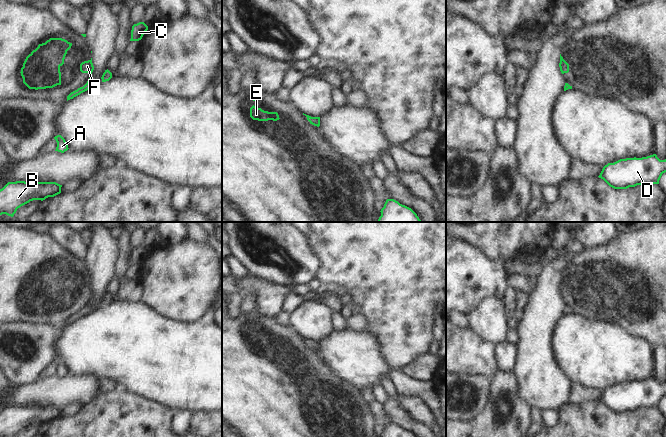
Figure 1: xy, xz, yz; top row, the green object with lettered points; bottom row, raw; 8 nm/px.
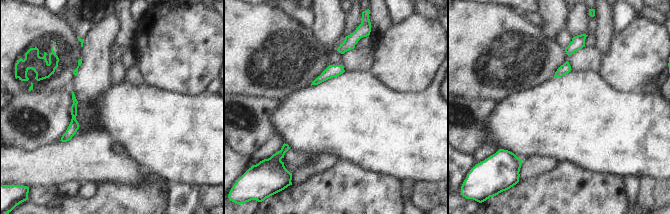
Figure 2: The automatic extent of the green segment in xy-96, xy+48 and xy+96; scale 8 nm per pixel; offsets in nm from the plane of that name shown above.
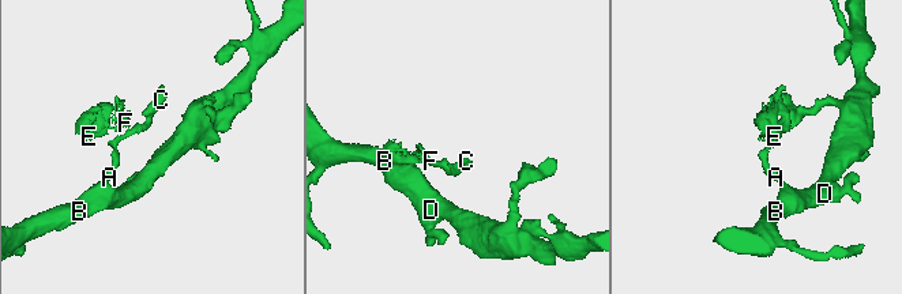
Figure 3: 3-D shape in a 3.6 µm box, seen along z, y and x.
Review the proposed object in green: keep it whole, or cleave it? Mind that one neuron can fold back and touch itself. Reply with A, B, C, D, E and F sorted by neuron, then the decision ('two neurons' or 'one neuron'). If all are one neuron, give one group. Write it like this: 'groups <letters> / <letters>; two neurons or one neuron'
groups A B C D / E F; two neurons

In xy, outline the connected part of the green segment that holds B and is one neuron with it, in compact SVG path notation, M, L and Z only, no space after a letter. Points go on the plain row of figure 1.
M8 406L0 413L0 437L16 437L17 433L33 424L45 424L61 417L56 406Z

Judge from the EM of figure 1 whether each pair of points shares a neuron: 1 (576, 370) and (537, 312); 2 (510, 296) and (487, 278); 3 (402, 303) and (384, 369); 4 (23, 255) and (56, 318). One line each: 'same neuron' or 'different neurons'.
1: different neurons
2: different neurons
3: different neurons
4: same neuron

